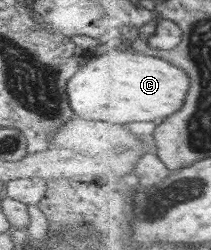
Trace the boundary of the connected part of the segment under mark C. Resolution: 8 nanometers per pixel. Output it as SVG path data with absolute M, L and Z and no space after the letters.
M107 51L87 61L75 77L65 83L65 93L71 111L81 119L135 123L165 119L177 113L186 104L191 87L189 75L169 61L135 51Z

